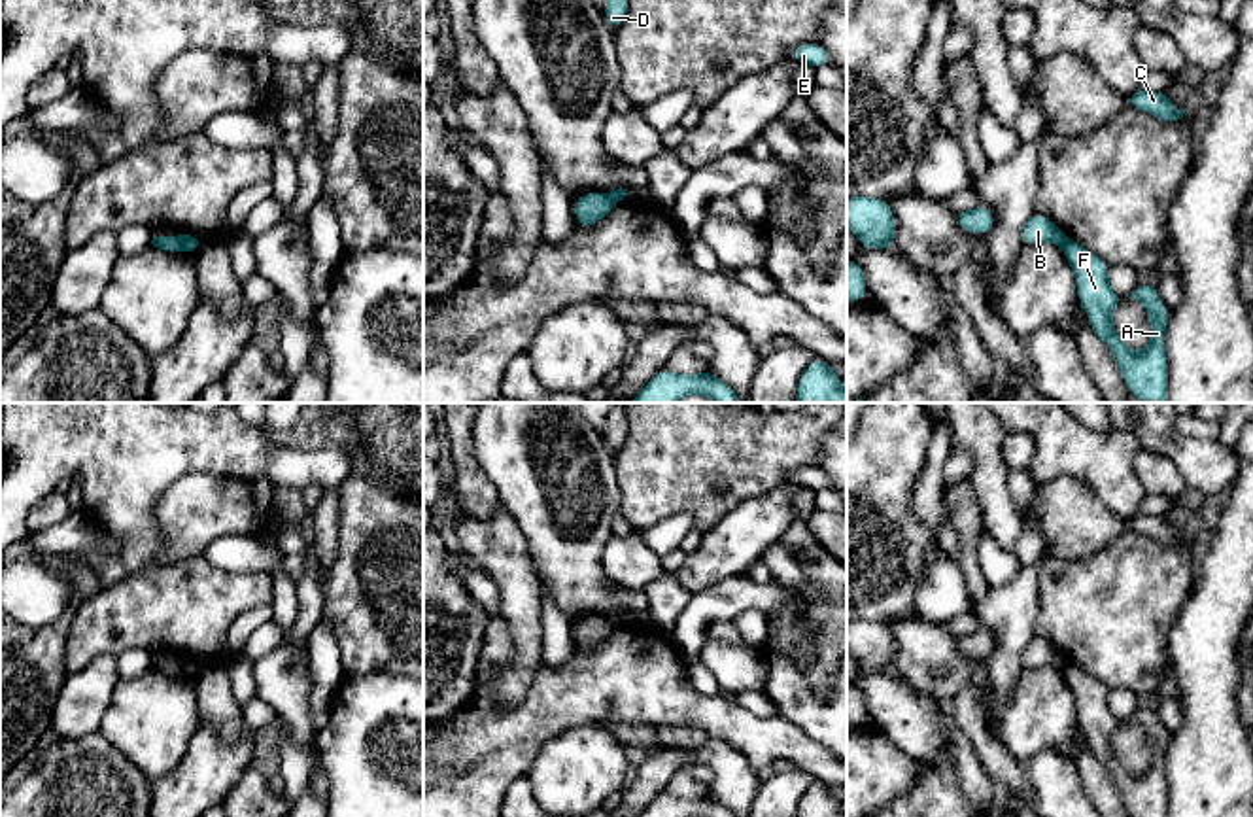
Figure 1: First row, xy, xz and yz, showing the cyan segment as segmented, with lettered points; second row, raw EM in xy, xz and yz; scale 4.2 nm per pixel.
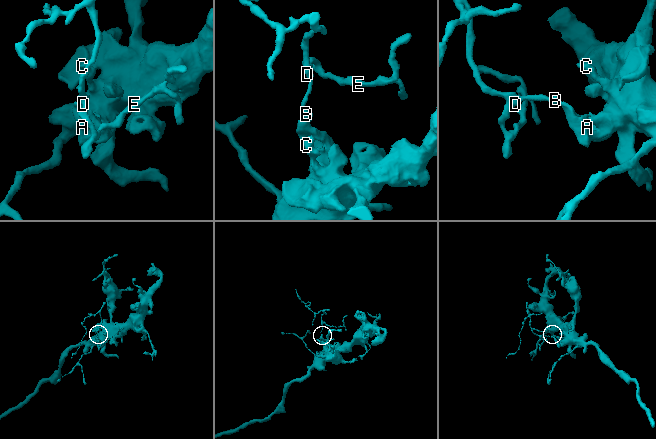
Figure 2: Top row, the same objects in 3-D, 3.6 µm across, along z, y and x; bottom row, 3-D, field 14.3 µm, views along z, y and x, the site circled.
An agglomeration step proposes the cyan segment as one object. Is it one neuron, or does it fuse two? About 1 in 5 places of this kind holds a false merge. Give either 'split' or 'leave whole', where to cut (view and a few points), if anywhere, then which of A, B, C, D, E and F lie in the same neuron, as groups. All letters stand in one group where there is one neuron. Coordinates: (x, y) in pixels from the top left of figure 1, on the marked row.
split | xy (180, 235), (189, 252) | A C F / B D E

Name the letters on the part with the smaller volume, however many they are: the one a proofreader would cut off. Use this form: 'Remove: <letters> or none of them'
Remove: B, D, E

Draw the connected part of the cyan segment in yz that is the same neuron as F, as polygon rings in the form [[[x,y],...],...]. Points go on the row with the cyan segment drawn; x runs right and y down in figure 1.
[[[1066,236],[1060,248],[1075,272],[1077,297],[1087,310],[1090,329],[1109,346],[1128,393],[1143,399],[1145,403],[1166,403],[1168,365],[1164,337],[1170,312],[1160,301],[1155,286],[1140,286],[1128,297],[1145,306],[1151,322],[1147,348],[1132,352],[1111,325],[1111,312],[1126,299],[1119,297],[1111,289],[1107,280],[1109,265],[1070,236]]]

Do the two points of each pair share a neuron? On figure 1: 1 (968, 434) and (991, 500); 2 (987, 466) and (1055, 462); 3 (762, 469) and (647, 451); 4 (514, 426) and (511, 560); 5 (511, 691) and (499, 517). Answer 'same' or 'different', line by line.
1: same
2: different
3: same
4: different
5: same

